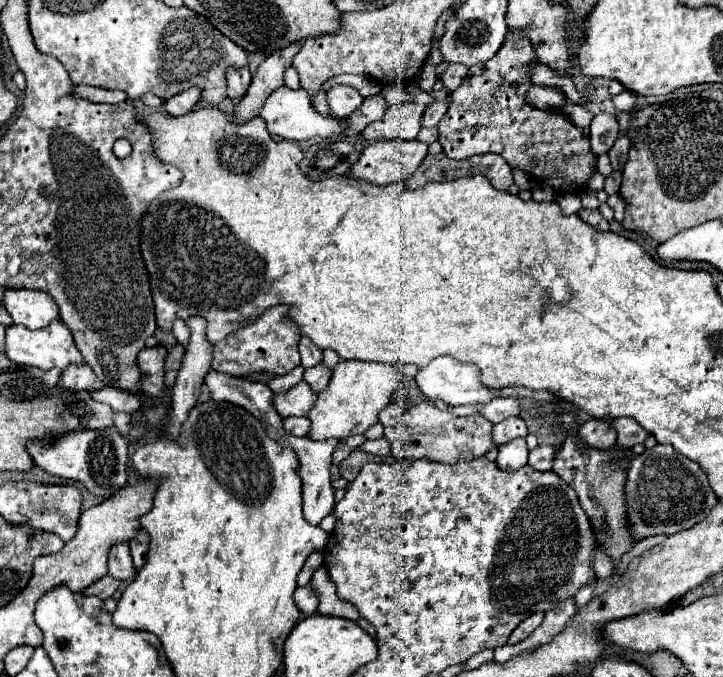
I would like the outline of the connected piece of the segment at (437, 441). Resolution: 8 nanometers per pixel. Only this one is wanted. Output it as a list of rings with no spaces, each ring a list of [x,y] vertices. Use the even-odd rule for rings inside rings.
[[[419,403],[401,415],[395,427],[385,427],[385,437],[391,443],[395,459],[431,459],[439,463],[455,463],[459,459],[471,461],[485,457],[495,447],[491,437],[493,423],[481,415],[475,417],[453,417],[447,411],[439,411],[429,403]]]

